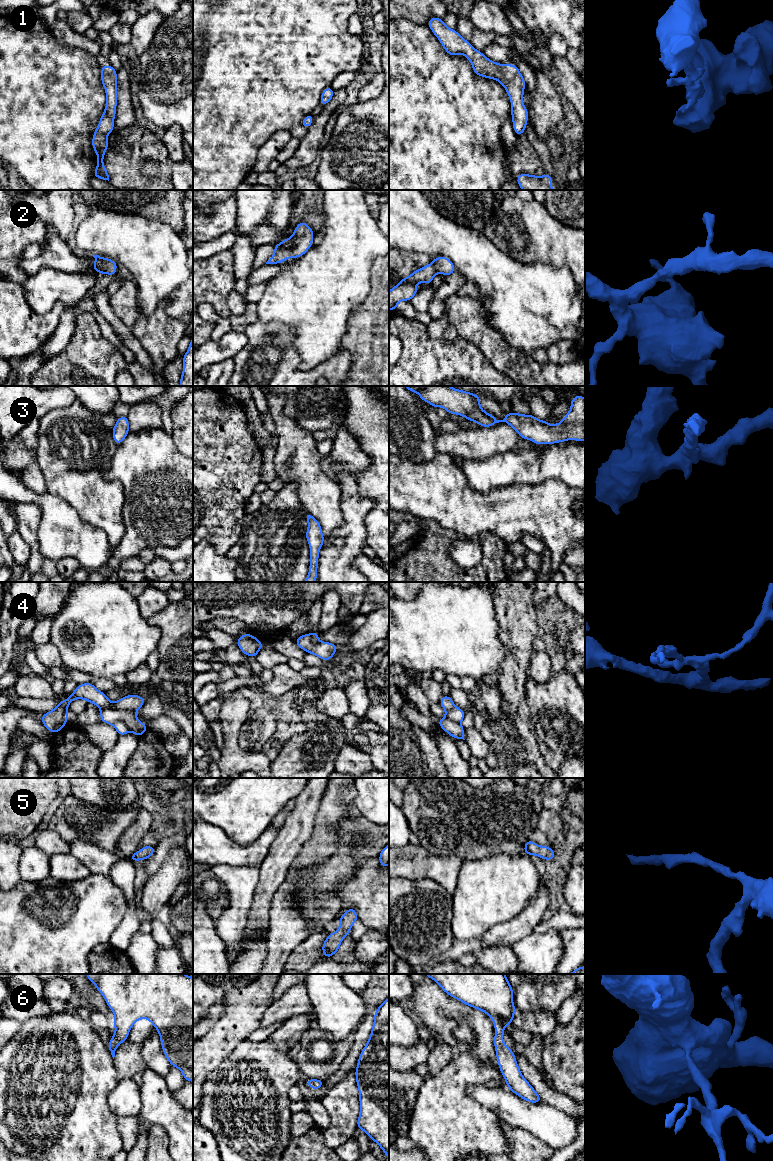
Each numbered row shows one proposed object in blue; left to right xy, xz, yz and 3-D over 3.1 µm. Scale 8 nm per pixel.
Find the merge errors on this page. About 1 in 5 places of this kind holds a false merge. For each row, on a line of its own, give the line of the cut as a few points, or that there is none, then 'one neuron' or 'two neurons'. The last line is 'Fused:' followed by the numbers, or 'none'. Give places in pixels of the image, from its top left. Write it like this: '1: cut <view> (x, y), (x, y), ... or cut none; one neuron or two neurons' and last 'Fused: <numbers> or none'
1: cut none; one neuron
2: cut none; one neuron
3: cut none; one neuron
4: cut xy (112, 724), (121, 721), (129, 730); two neurons
5: cut none; one neuron
6: cut none; one neuron
Fused: 4

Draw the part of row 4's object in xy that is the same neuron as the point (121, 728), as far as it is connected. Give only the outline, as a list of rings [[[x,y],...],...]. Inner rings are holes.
[[[121,721],[114,723],[113,726],[116,729],[116,731],[118,732],[119,736],[123,736],[129,732],[128,727]]]

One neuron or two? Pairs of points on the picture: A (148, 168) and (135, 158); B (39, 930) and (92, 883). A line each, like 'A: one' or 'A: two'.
A: two
B: one

